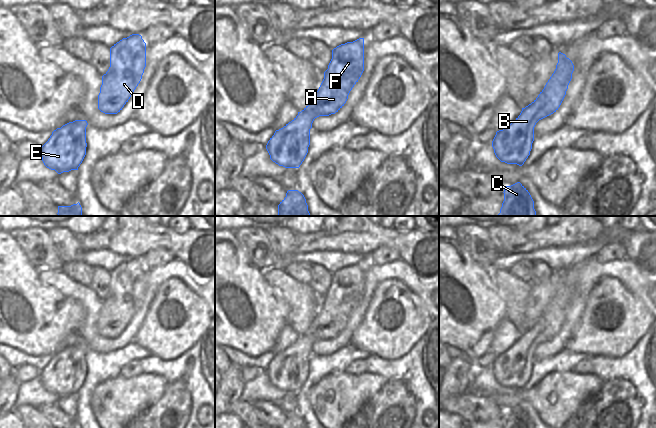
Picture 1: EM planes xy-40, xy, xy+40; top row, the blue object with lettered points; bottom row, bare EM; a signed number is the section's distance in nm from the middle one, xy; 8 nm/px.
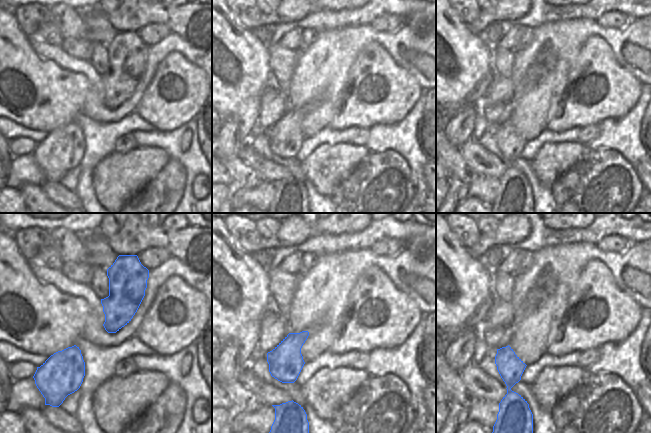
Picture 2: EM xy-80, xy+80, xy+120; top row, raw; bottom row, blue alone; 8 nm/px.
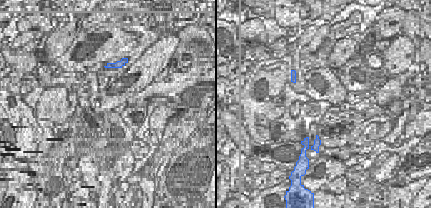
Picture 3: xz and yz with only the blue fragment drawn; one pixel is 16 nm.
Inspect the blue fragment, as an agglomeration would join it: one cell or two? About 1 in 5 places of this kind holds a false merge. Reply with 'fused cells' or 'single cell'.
single cell

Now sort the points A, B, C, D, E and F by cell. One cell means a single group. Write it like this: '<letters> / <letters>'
A B C D E F

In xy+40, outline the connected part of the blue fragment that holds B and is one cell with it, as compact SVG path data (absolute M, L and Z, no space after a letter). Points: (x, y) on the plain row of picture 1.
M559 276L556 293L538 321L522 332L520 339L511 348L496 356L492 371L501 386L519 390L524 388L532 373L536 347L558 334L573 295L572 285Z

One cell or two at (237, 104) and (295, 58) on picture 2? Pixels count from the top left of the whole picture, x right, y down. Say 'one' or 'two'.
two

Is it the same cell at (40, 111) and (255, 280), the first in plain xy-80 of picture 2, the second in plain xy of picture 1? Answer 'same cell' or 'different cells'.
same cell

